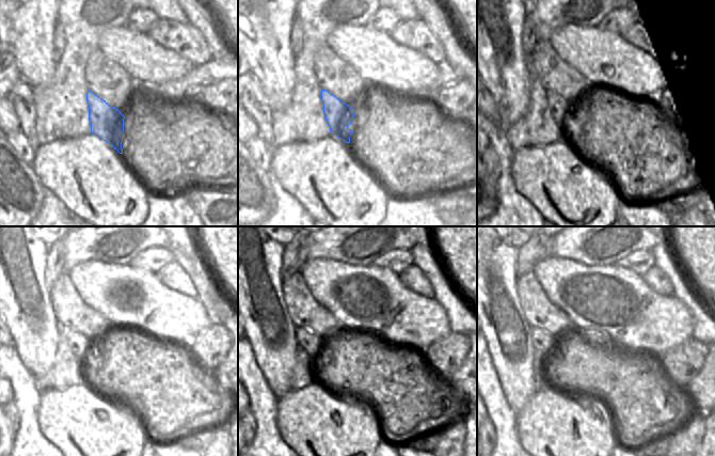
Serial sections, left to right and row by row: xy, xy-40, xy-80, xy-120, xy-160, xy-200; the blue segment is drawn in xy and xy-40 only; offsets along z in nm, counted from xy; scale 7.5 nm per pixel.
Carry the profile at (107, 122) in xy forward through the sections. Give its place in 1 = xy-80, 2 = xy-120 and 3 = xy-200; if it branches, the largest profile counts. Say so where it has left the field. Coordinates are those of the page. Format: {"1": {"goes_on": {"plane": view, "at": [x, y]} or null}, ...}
{"1": {"goes_on": {"plane": "xy-80", "at": [559, 107]}}, "2": {"goes_on": {"plane": "xy-120", "at": [80, 345]}}, "3": {"goes_on": {"plane": "xy-200", "at": [542, 341]}}}

